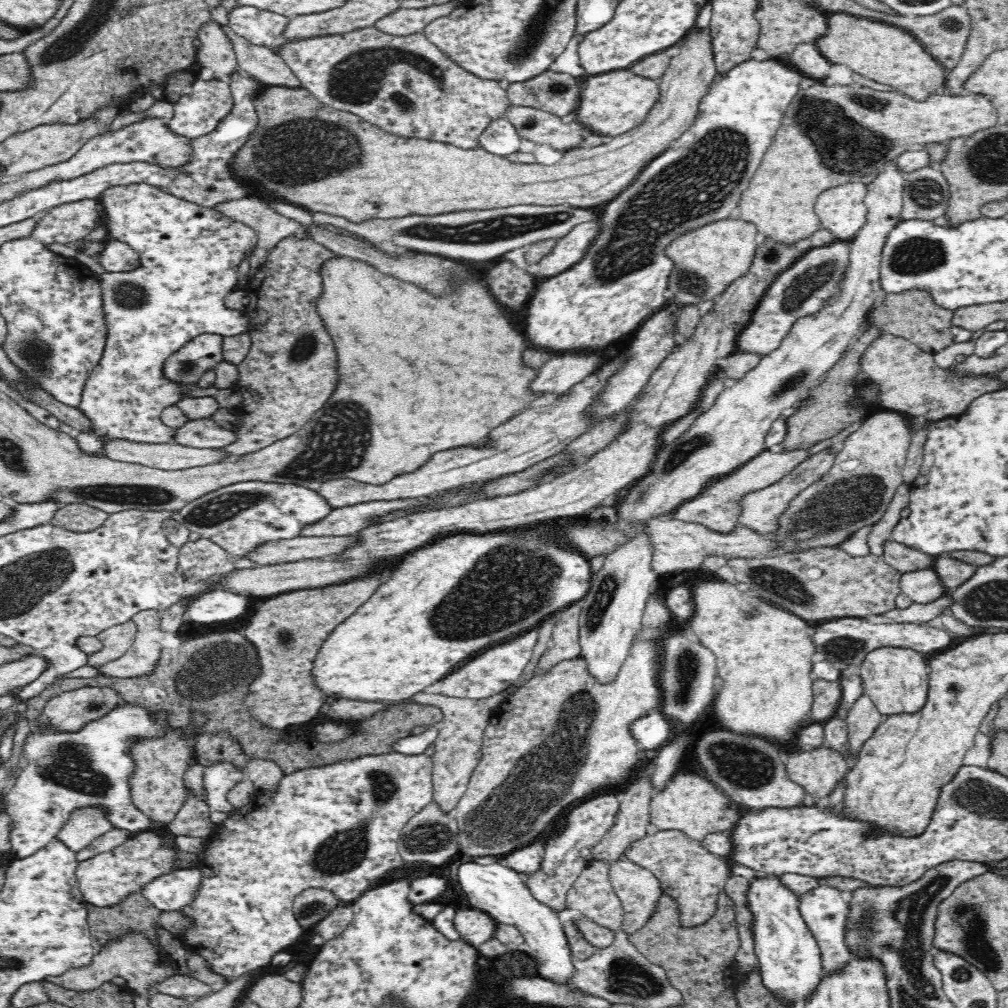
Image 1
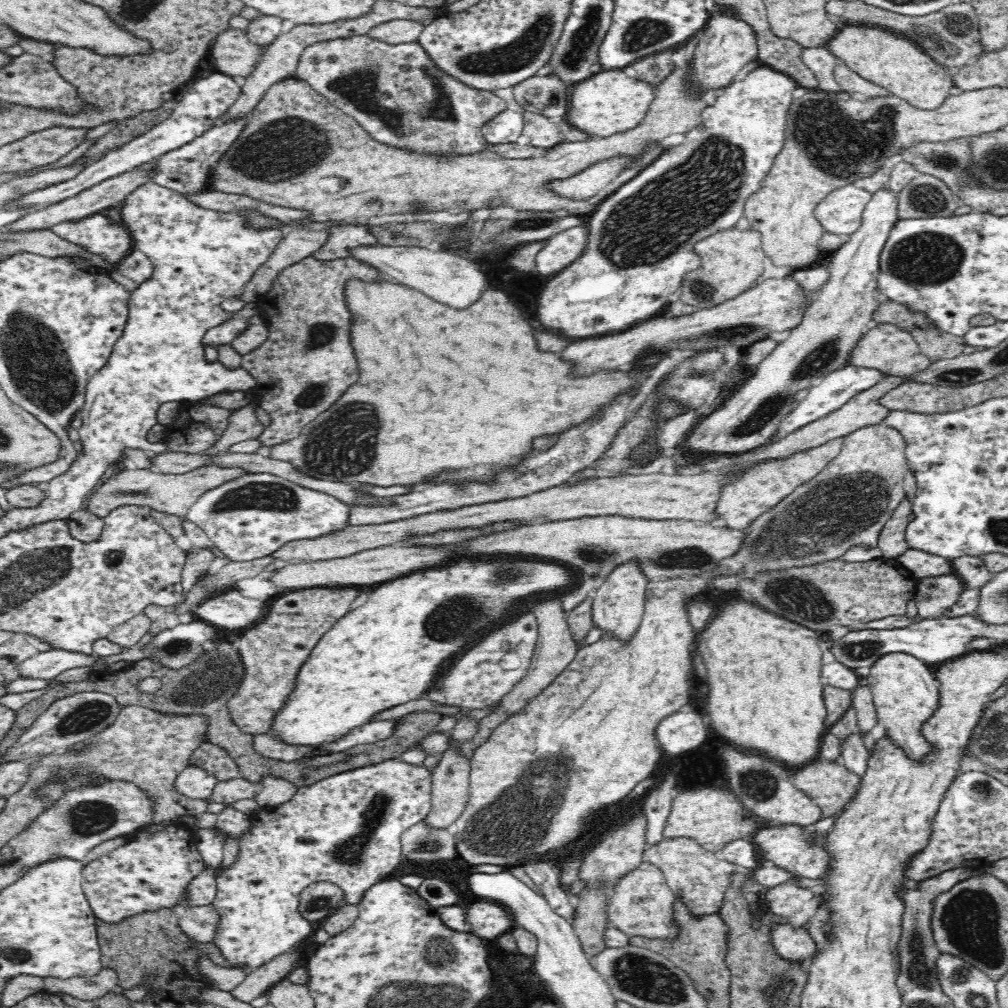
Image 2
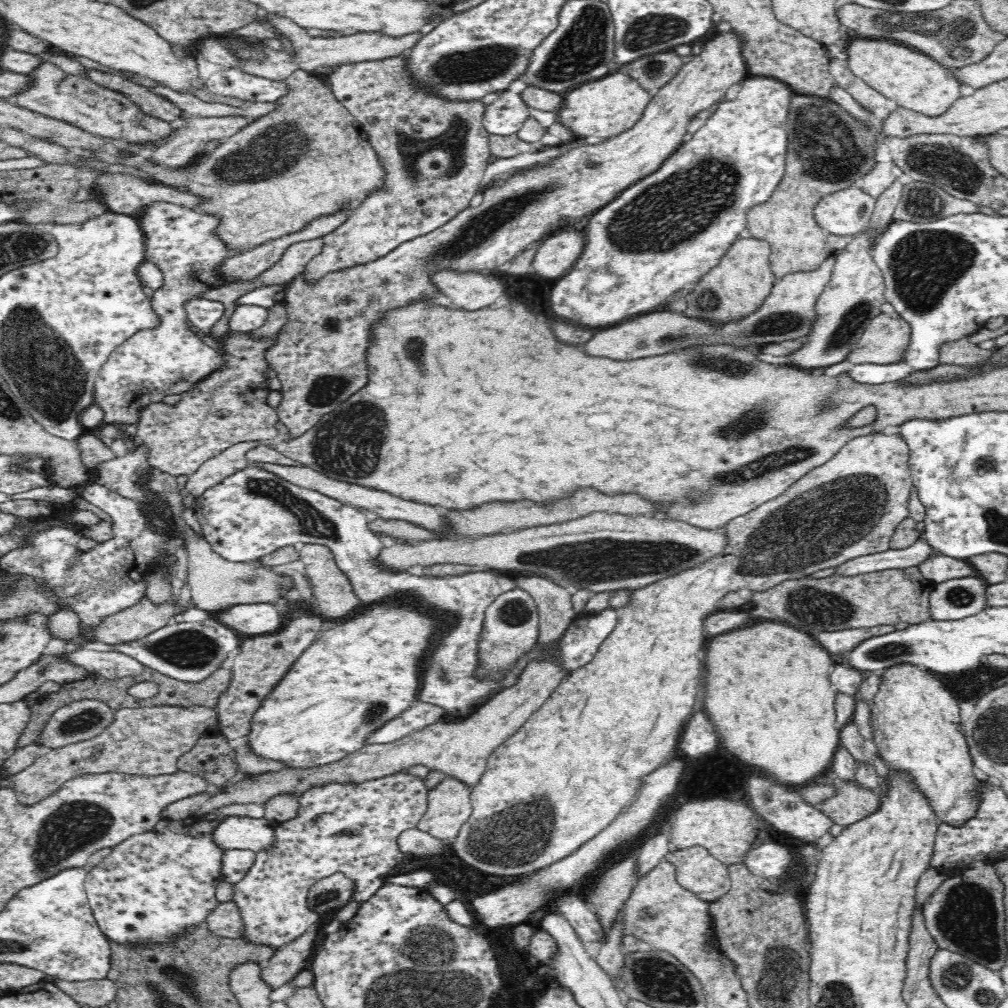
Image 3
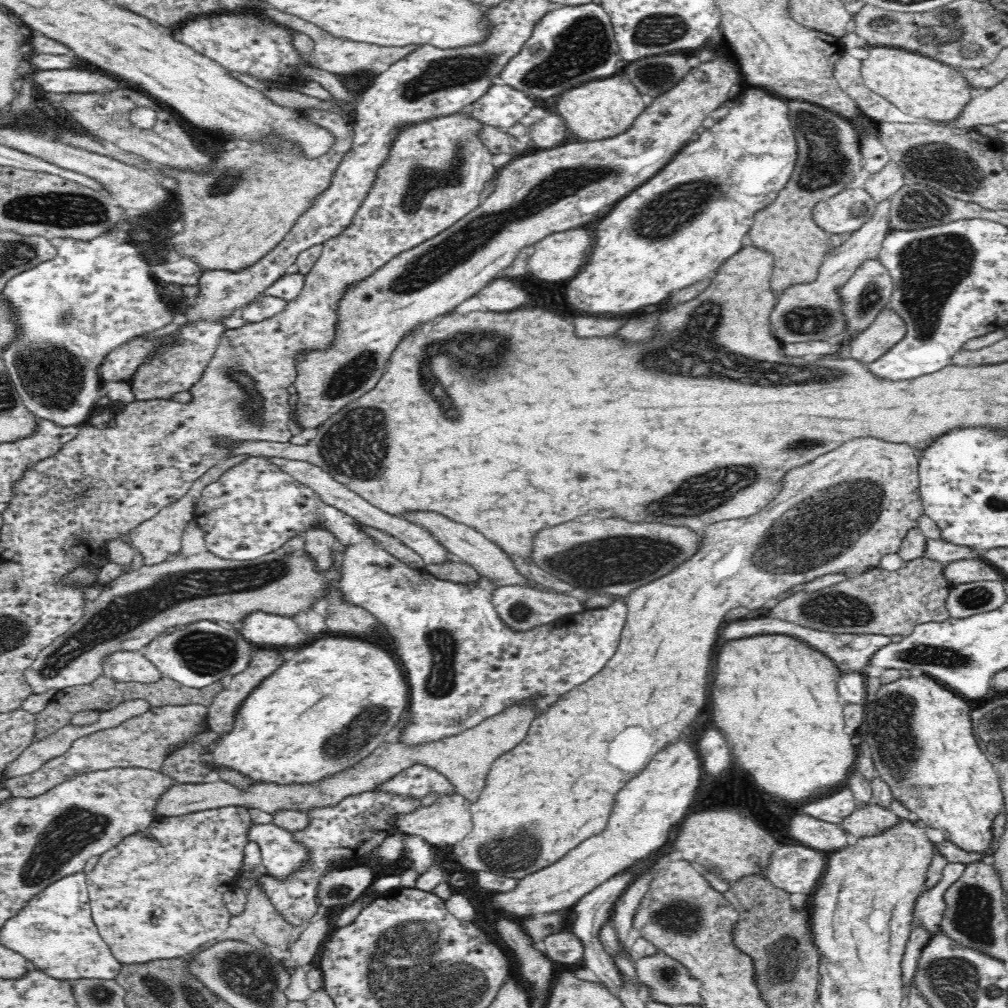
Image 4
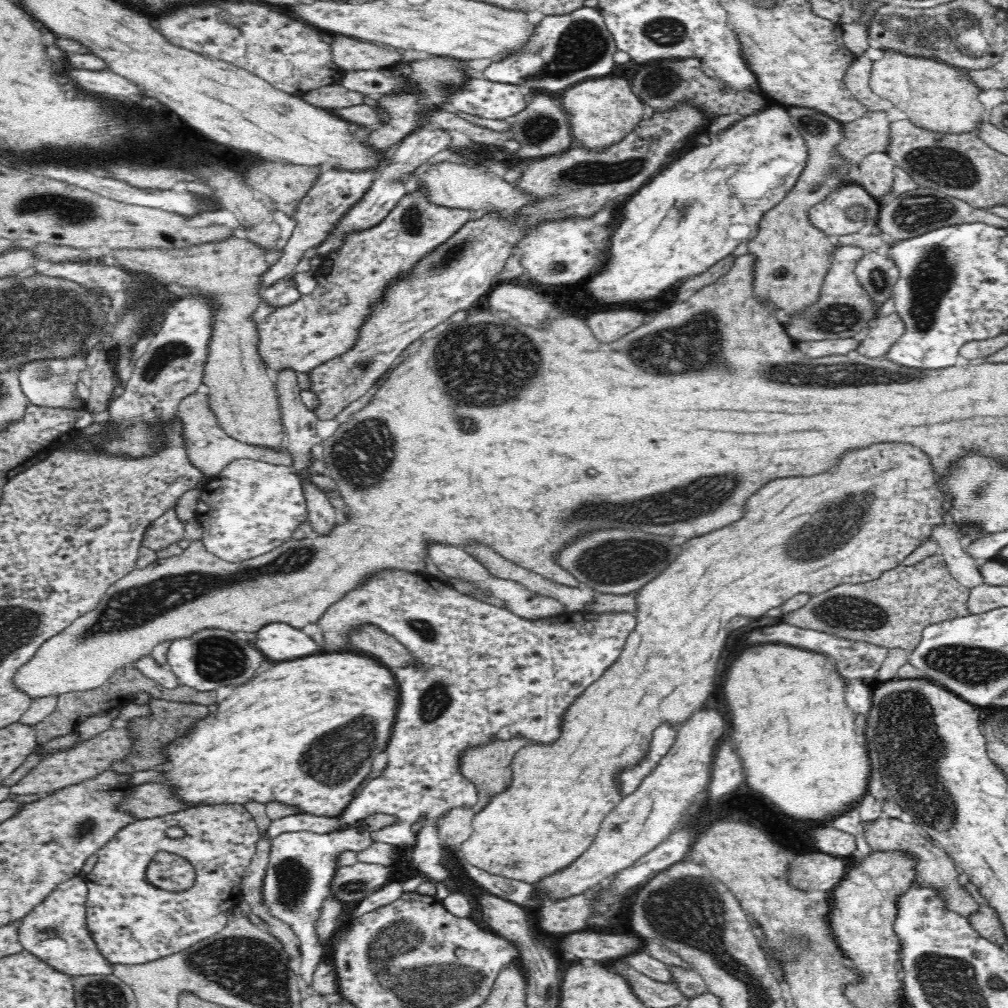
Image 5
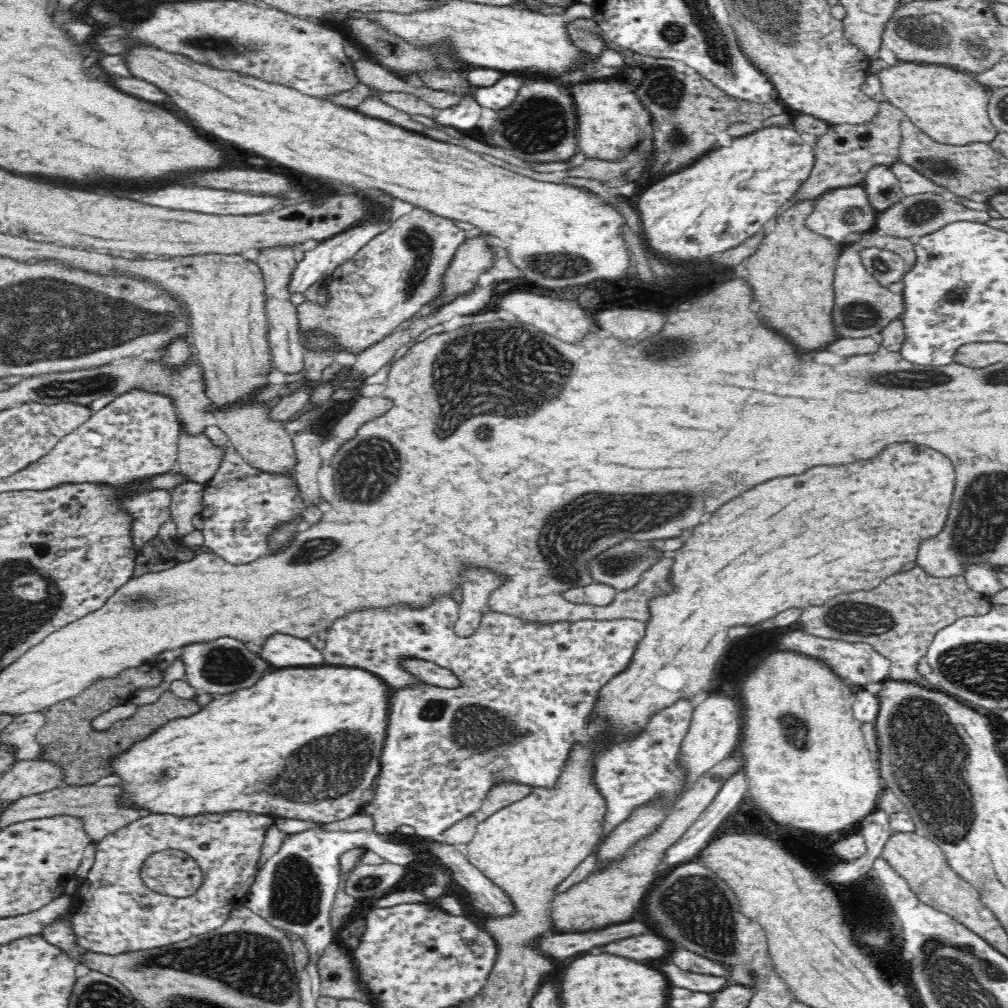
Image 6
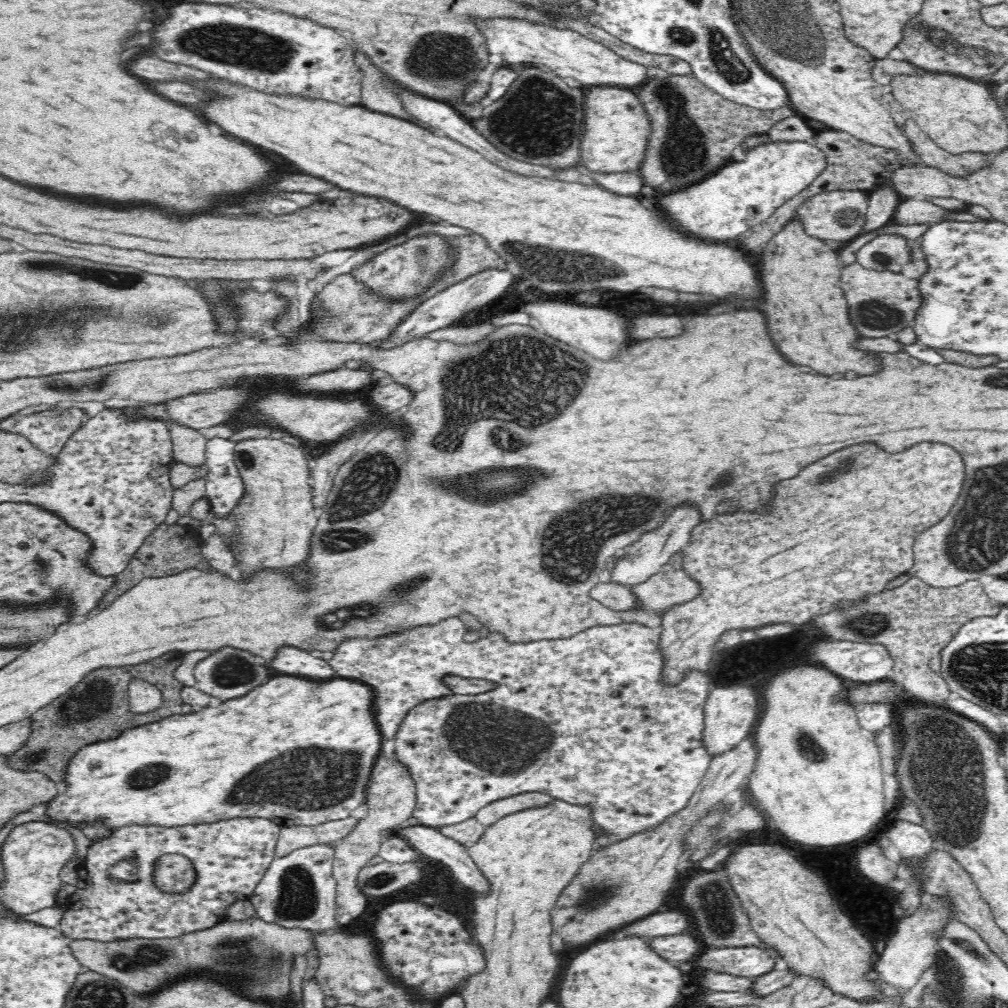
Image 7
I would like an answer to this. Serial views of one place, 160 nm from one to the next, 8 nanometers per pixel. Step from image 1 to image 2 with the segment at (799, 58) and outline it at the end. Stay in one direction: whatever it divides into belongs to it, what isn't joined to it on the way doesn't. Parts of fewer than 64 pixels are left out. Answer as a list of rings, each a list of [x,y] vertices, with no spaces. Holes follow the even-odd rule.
[[[822,47],[806,48],[802,51],[804,64],[814,72],[820,83],[819,91],[834,94],[840,94],[843,91],[833,74],[837,59],[830,49],[826,50]]]

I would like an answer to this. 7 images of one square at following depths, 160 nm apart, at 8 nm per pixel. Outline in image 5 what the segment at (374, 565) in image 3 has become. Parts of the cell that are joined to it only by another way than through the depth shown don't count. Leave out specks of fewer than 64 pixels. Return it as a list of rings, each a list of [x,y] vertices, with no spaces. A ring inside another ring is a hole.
[[[240,458],[230,462],[214,478],[208,479],[203,488],[204,492],[200,494],[195,512],[195,518],[203,528],[201,541],[208,552],[226,562],[244,562],[282,546],[293,539],[294,530],[309,515],[302,485],[291,467]],[[384,570],[376,574],[362,588],[335,602],[325,613],[317,623],[323,636],[320,650],[336,653],[352,650],[349,636],[372,624],[401,642],[419,662],[423,662],[423,667],[392,670],[398,684],[399,703],[384,749],[388,763],[381,774],[367,781],[340,816],[319,817],[299,812],[272,821],[268,830],[268,837],[272,839],[286,832],[329,834],[360,826],[370,815],[386,814],[394,817],[394,822],[375,830],[371,834],[373,840],[394,847],[414,846],[416,834],[412,832],[412,826],[420,816],[445,816],[452,809],[473,808],[478,802],[476,785],[461,773],[461,756],[469,748],[516,737],[524,737],[526,744],[555,743],[562,734],[561,724],[568,707],[620,658],[628,635],[638,626],[633,614],[618,613],[597,615],[565,611],[560,616],[528,620],[496,603],[473,600],[428,573],[411,574],[400,570]]]

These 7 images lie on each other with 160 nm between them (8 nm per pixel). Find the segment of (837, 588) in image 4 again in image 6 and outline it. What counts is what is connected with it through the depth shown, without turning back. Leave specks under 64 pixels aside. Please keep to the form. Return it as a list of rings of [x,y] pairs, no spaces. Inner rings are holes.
[[[915,567],[909,572],[886,578],[878,588],[874,588],[870,592],[840,594],[822,606],[809,606],[802,611],[799,621],[802,622],[806,634],[826,639],[871,644],[876,652],[891,660],[888,679],[914,682],[922,688],[938,691],[936,683],[918,671],[919,662],[927,656],[929,646],[940,631],[952,626],[960,618],[988,614],[994,605],[990,600],[988,595],[971,590],[966,585],[964,576],[936,578],[927,576],[922,568]]]

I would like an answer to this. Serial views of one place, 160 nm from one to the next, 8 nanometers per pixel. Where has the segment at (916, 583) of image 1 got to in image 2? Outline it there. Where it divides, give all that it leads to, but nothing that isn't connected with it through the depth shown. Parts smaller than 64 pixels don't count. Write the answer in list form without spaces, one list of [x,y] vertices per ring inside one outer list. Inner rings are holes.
[[[956,574],[921,578],[914,600],[919,618],[921,620],[946,618],[946,613],[960,602],[960,596],[966,589],[967,585]]]

